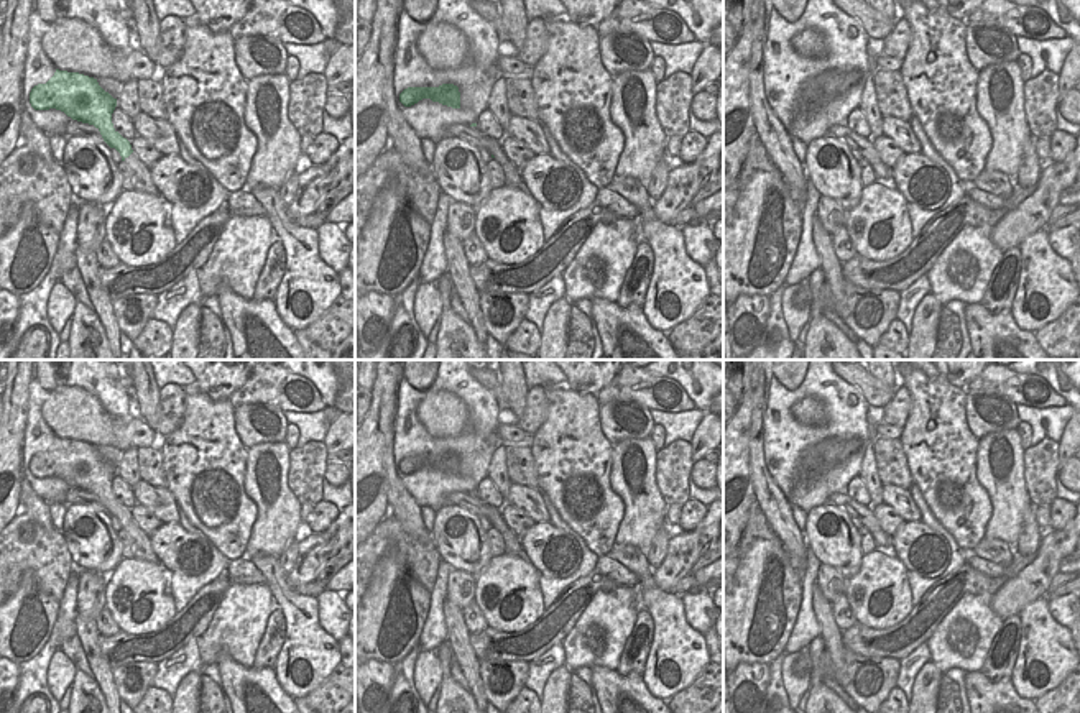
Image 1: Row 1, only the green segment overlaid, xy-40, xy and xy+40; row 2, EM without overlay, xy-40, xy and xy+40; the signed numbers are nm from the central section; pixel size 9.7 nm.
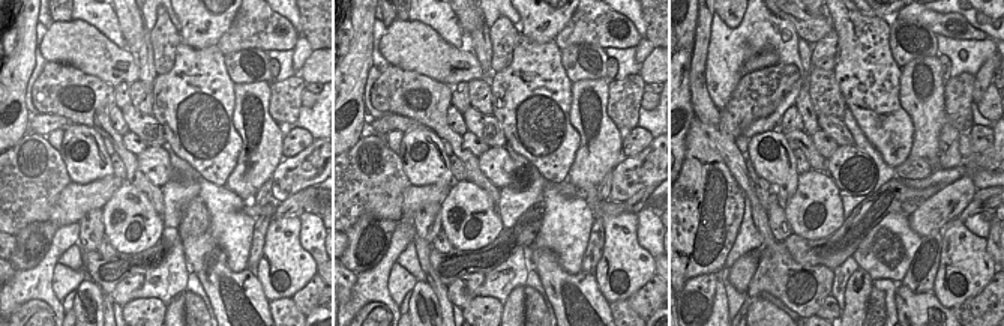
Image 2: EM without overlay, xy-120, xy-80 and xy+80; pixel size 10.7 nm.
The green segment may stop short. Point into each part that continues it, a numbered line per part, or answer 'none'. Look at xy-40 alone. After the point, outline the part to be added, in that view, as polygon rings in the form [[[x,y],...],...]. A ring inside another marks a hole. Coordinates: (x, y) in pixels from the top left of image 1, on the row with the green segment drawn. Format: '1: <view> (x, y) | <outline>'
1: xy-40 (143, 183) | [[[135,153],[125,158],[123,163],[127,163],[135,172],[135,191],[159,196],[158,189],[151,181],[150,168],[146,168]]]

